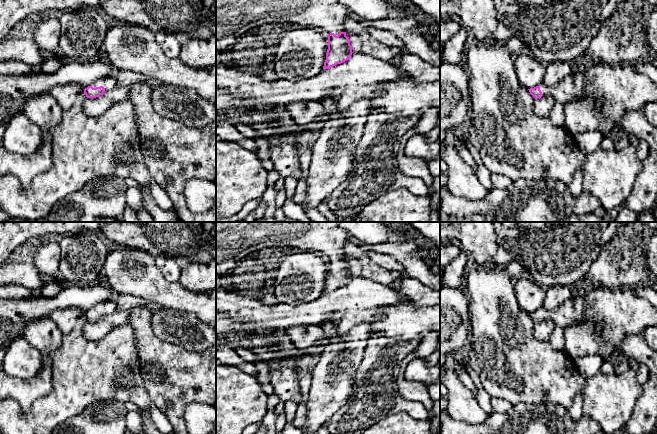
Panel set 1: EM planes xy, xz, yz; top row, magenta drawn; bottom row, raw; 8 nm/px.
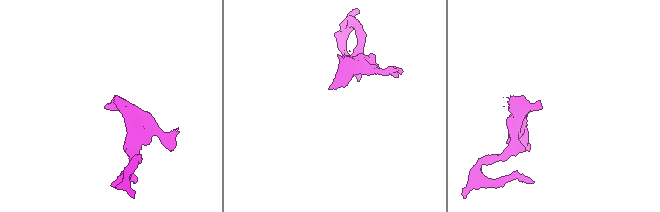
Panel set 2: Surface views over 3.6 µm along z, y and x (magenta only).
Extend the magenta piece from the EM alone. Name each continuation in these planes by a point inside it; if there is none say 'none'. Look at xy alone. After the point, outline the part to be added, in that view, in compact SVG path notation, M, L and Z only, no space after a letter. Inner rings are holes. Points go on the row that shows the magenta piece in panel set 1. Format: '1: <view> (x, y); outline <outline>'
1: xy (109, 83); outline M115 77L102 78L96 82L94 82L91 86L93 88L103 86L105 91L113 90L116 86L116 79L115 79Z

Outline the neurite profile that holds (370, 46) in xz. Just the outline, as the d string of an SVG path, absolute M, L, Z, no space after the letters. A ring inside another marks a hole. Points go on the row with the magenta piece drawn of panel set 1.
M348 18L345 21L345 27L349 34L355 34L361 39L361 52L363 54L385 61L390 61L396 55L398 50L395 47L385 45L376 40L366 31L359 21Z

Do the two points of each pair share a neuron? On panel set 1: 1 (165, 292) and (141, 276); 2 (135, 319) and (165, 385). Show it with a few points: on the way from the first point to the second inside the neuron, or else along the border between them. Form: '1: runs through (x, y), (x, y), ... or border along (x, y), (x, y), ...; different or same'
1: runs through (159, 291), (147, 282); same
2: runs through (144, 335), (151, 351), (159, 360), (159, 369); same

